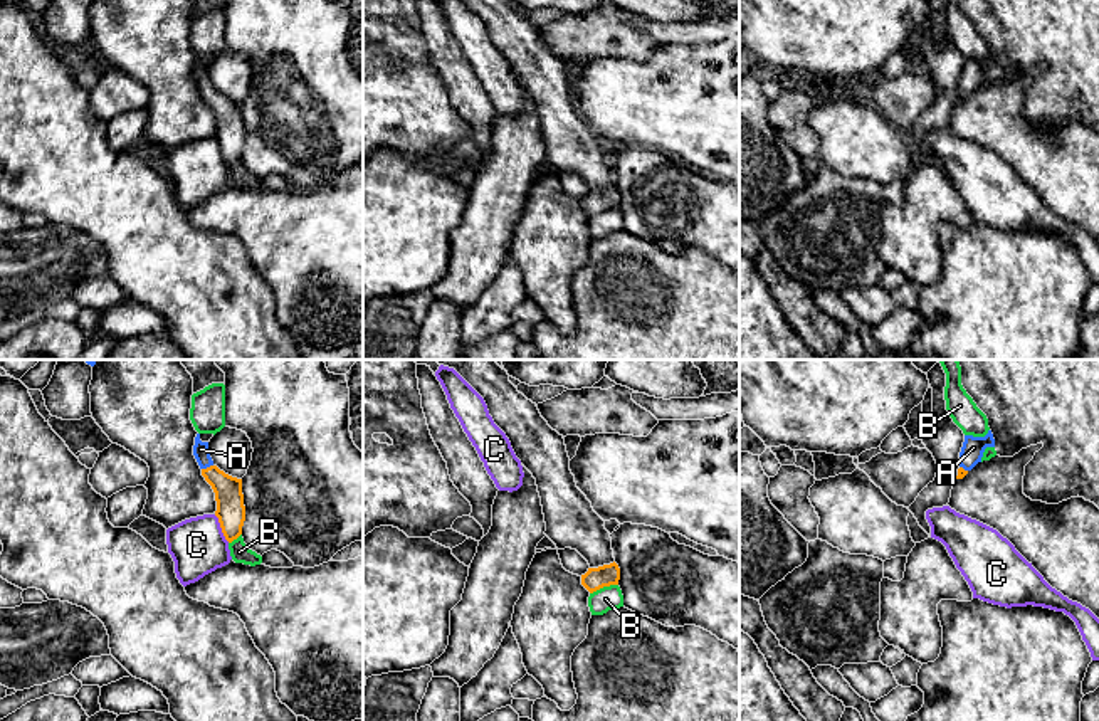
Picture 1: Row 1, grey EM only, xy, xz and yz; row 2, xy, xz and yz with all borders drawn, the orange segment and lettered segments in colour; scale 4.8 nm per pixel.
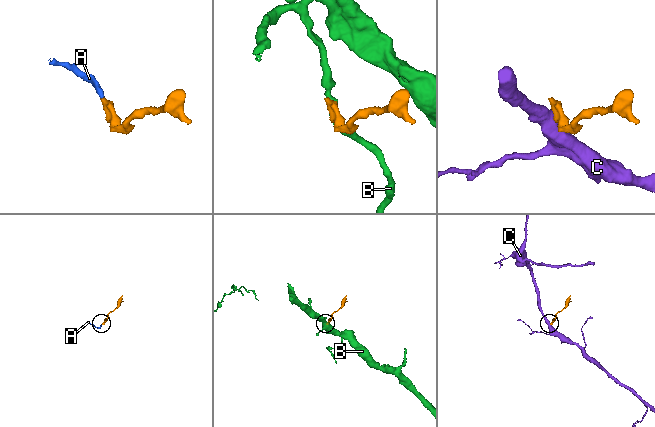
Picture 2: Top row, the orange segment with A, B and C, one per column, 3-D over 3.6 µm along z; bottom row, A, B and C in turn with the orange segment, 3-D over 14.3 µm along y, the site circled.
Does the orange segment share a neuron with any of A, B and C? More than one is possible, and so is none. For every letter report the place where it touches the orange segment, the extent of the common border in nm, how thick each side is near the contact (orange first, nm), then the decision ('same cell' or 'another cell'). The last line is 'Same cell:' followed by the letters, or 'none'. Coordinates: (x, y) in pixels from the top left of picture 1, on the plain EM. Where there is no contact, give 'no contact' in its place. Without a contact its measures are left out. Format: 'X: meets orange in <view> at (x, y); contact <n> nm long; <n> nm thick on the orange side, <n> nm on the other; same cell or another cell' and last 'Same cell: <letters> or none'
A: meets orange in xy at (207, 91); contact 60 nm long; 140 nm thick on the orange side, 80 nm on the other; same cell
B: meets orange in xz at (604, 209); contact 140 nm long; 110 nm thick on the orange side, 120 nm on the other; another cell
C: meets orange in xy at (220, 150); contact 150 nm long; 140 nm thick on the orange side, 260 nm on the other; another cell
Same cell: A

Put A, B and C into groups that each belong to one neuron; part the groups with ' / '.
A / B / C

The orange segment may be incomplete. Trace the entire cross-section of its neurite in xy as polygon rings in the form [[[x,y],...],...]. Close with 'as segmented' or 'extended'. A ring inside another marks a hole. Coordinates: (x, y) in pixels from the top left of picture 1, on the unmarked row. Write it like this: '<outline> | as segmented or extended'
[[[200,57],[195,61],[193,79],[202,92],[202,99],[215,116],[215,139],[218,141],[222,156],[225,163],[232,166],[242,158],[245,145],[242,103],[225,97],[213,87],[208,76],[208,66],[202,66]]] | extended

